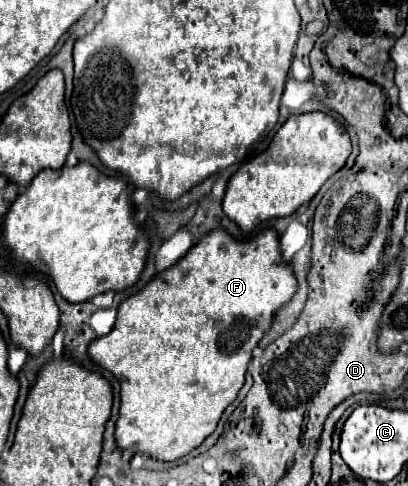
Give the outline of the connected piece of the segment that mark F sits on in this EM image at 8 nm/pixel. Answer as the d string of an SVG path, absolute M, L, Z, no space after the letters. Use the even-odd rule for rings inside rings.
M267 228L267 230L259 232L249 242L237 242L225 230L213 230L213 232L205 234L197 244L193 244L191 250L177 264L173 264L165 272L157 274L143 290L139 290L137 294L123 300L121 306L119 306L117 322L115 322L113 330L109 334L101 336L101 338L95 338L89 344L89 350L87 350L91 360L97 362L101 368L109 370L119 380L119 386L121 386L121 406L119 406L119 418L117 418L117 424L115 424L117 448L119 450L131 448L135 454L147 454L153 460L171 462L171 460L183 458L185 454L189 454L191 450L201 446L201 442L217 428L217 422L219 422L223 410L237 398L239 390L243 388L247 364L251 360L251 350L259 344L263 332L269 328L273 314L293 298L295 290L297 290L297 280L293 276L293 270L291 270L289 262L283 262L283 258L281 258L279 236L277 236L277 232L273 228Z

